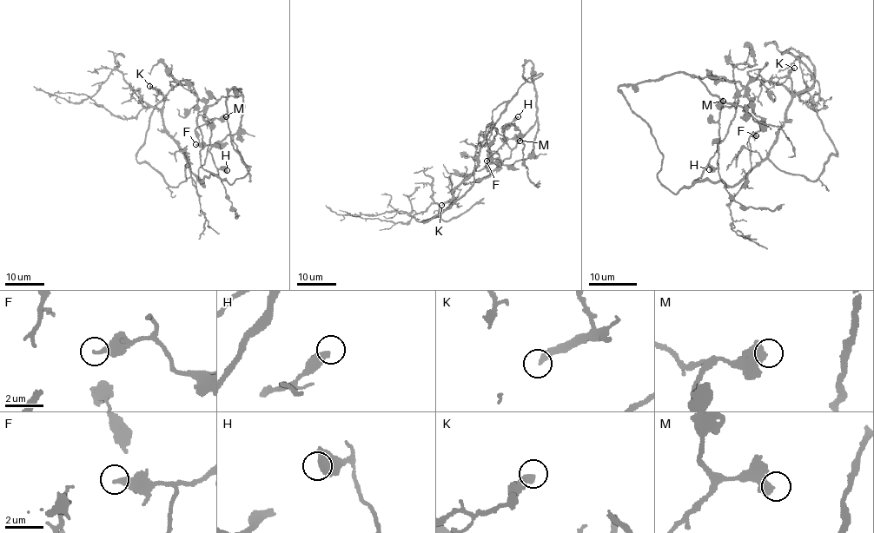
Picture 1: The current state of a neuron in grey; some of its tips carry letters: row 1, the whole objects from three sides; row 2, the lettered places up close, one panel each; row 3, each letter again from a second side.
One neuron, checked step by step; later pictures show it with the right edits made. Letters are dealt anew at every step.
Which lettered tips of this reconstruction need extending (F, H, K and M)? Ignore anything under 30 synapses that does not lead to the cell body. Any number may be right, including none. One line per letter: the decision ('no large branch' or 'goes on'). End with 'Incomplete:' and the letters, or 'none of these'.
F: no large branch
H: no large branch
K: goes on
M: no large branch
Incomplete: K

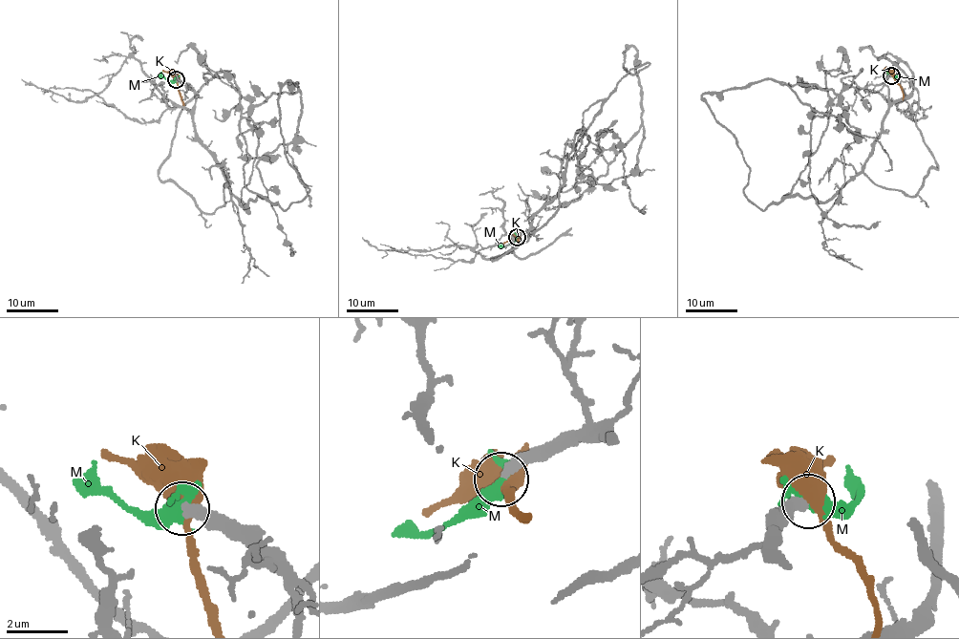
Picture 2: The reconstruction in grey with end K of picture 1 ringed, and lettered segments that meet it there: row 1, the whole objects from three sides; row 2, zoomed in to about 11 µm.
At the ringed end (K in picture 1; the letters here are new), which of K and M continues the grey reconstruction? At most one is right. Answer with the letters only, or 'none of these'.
none of these

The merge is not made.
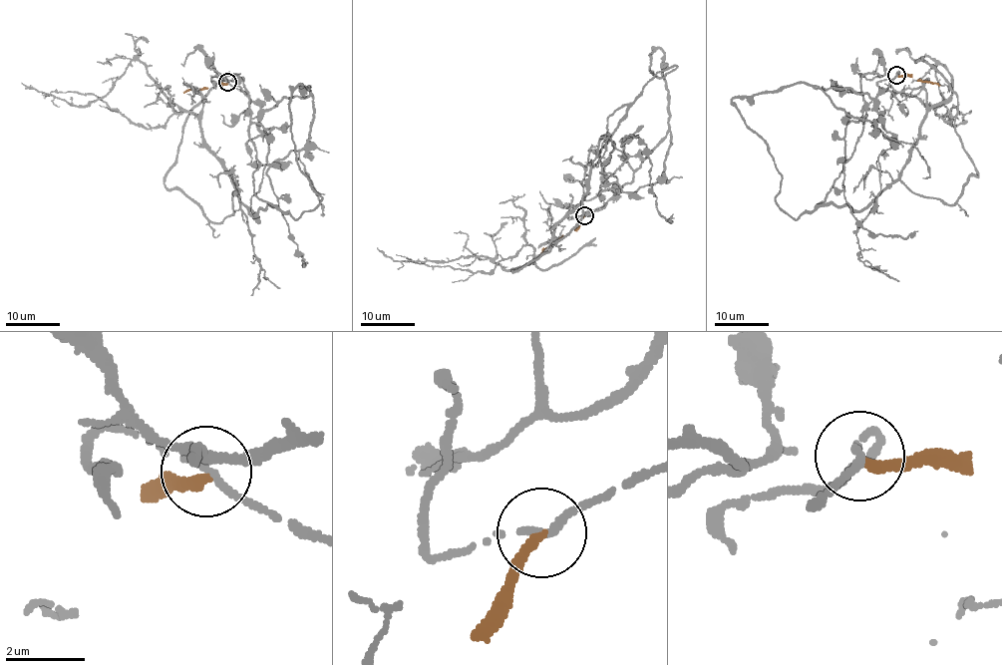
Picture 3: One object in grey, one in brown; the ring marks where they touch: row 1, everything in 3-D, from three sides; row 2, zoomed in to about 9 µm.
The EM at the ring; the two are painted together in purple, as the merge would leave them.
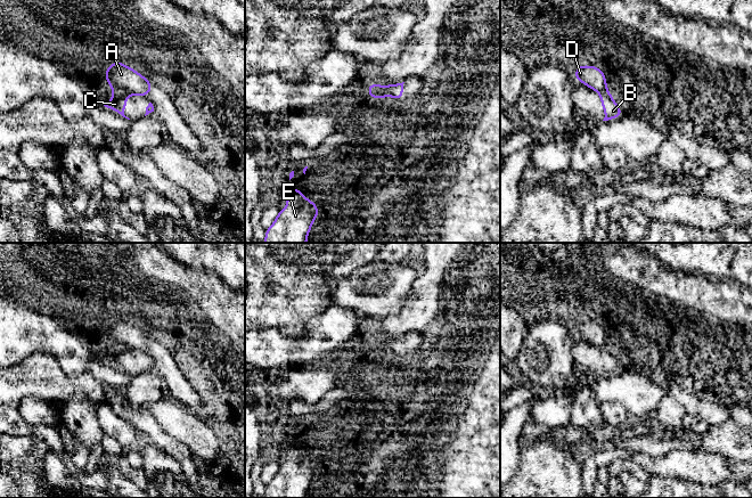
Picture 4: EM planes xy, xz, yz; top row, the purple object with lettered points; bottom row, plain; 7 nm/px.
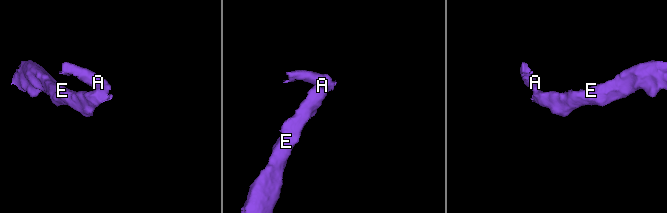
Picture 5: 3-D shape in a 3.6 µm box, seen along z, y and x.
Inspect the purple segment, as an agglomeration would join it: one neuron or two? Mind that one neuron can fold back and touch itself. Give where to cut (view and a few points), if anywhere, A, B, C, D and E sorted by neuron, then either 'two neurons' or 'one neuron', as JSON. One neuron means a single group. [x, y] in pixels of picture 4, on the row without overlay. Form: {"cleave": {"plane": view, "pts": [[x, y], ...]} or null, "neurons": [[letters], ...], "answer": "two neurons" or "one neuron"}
{"cleave": {"plane": "xy", "pts": [[114, 345], [129, 345], [132, 349]]}, "neurons": [["A", "D"], ["B", "C", "E"]], "answer": "two neurons"}

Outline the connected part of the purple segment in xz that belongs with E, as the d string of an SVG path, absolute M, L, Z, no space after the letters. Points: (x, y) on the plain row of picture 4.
M292 443L286 456L287 464L280 465L270 483L265 485L264 498L306 498L312 477L318 473L318 460L309 456L299 443Z

